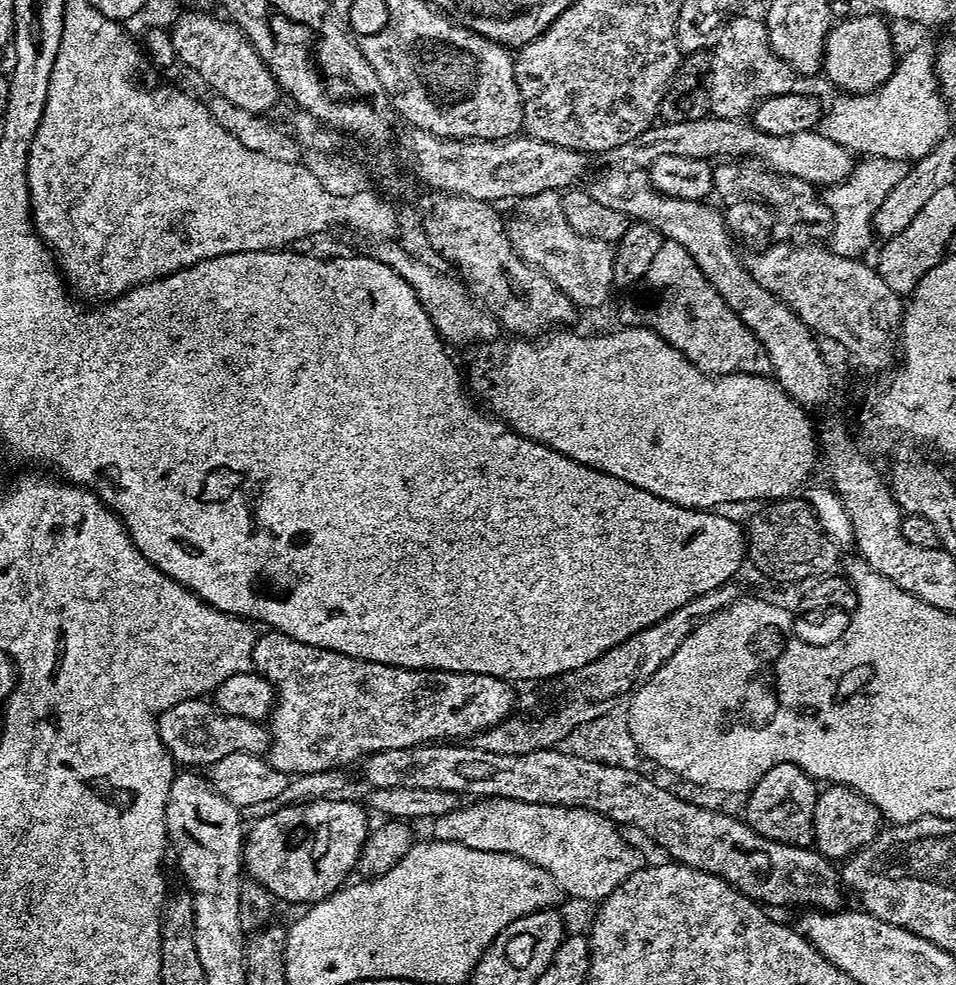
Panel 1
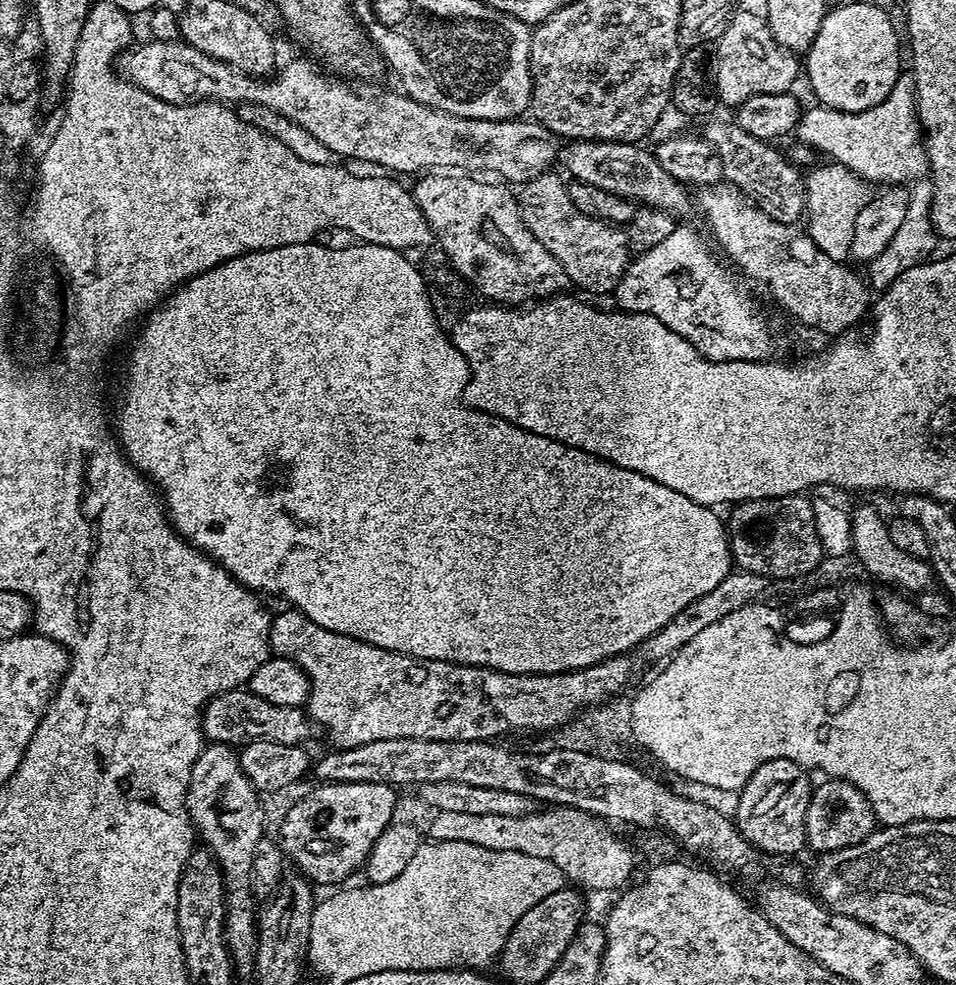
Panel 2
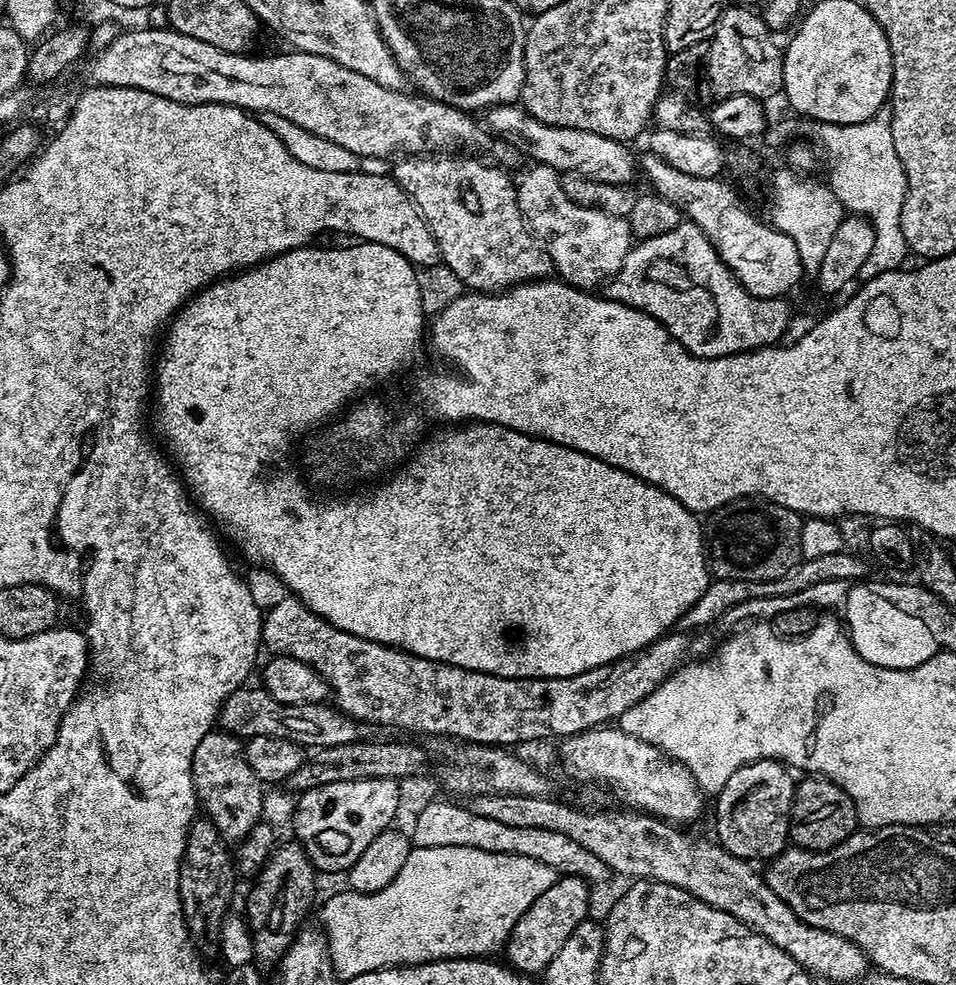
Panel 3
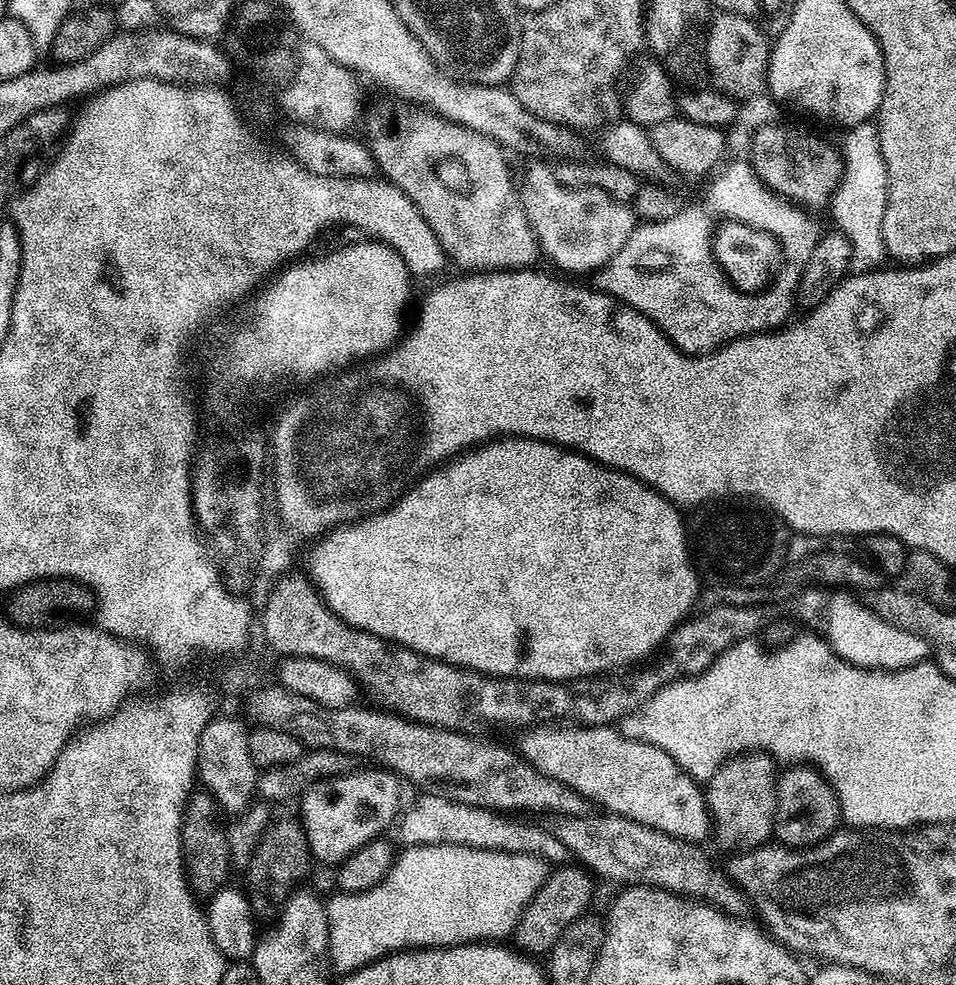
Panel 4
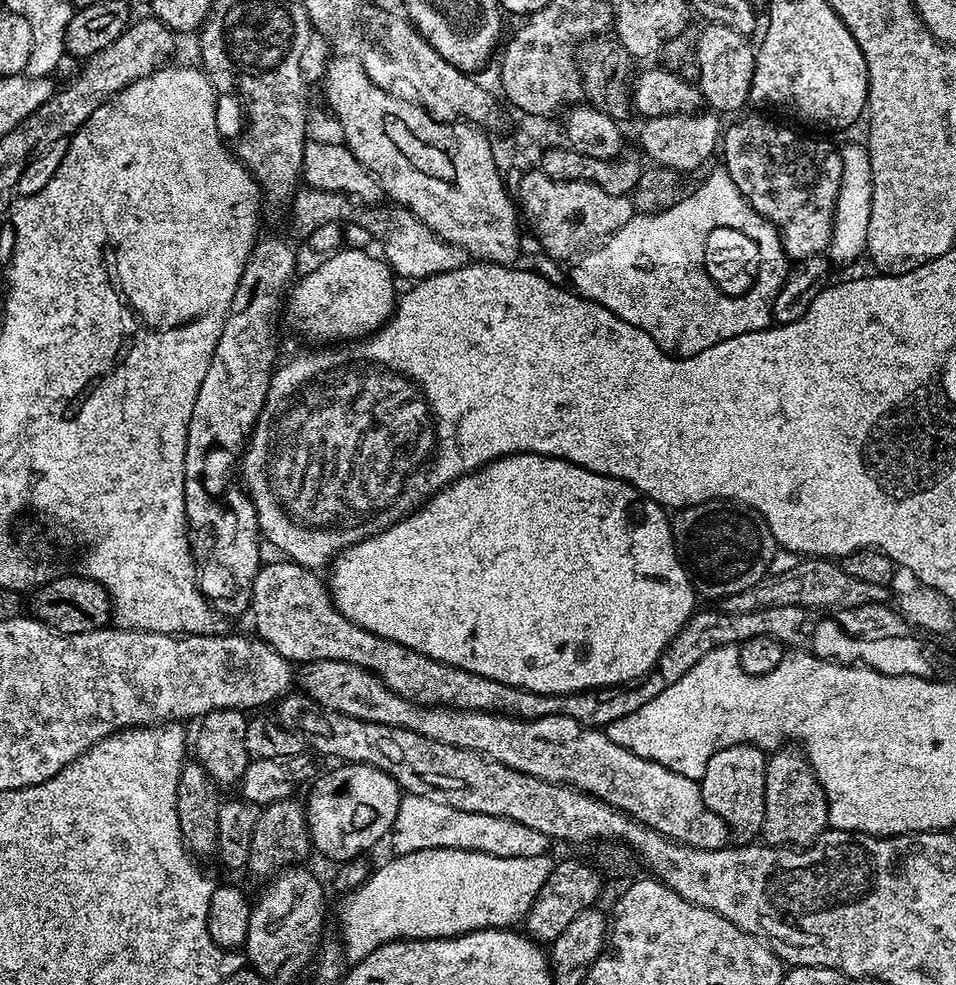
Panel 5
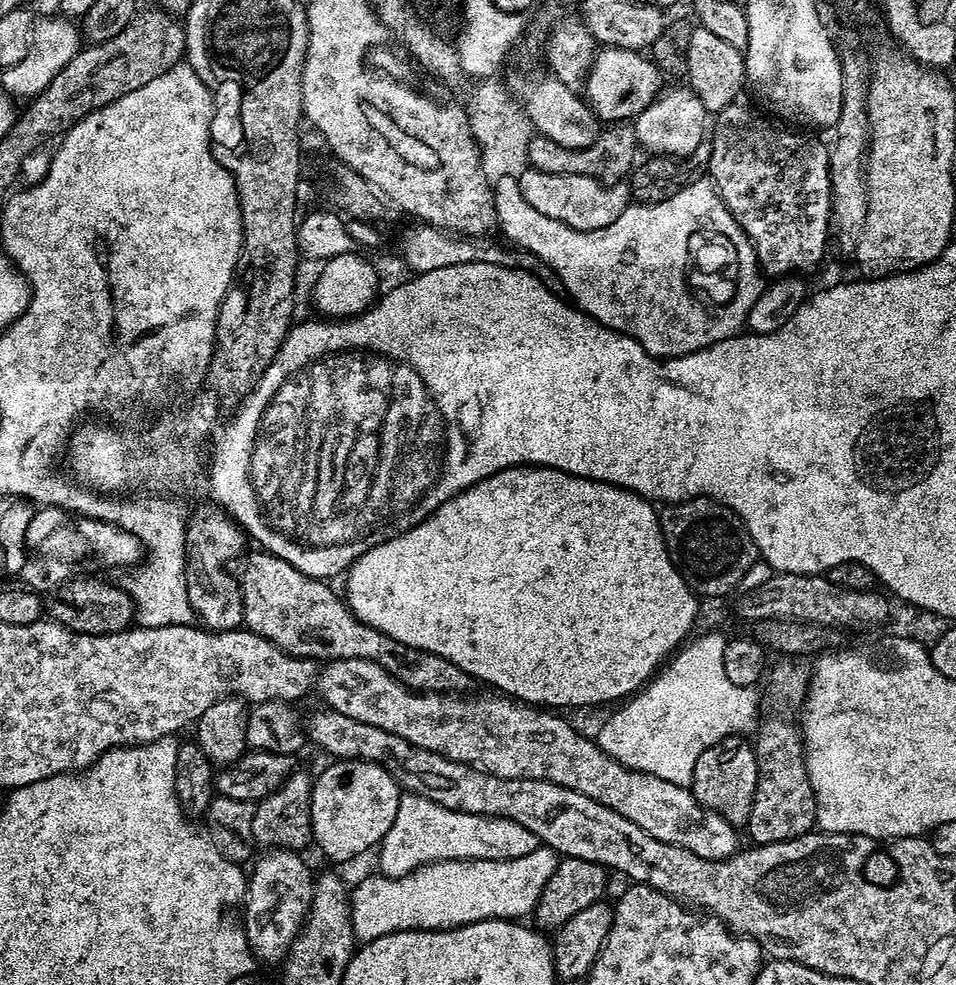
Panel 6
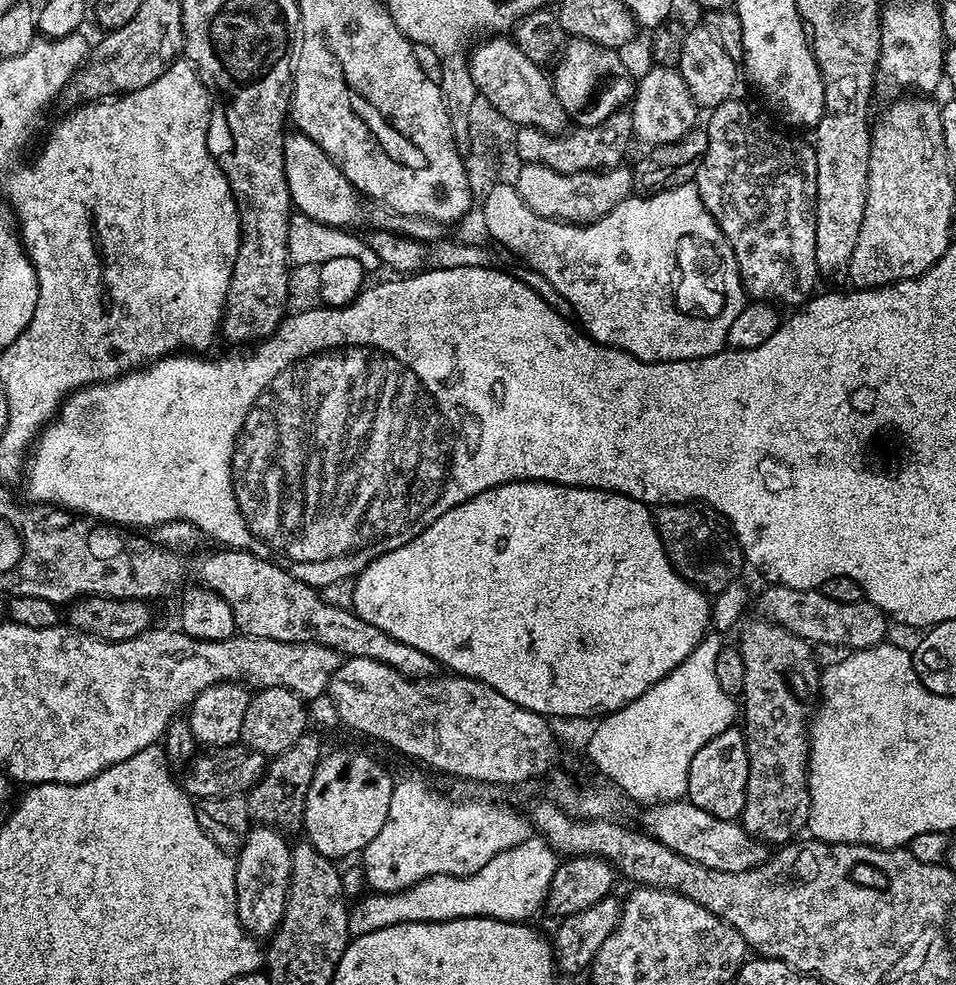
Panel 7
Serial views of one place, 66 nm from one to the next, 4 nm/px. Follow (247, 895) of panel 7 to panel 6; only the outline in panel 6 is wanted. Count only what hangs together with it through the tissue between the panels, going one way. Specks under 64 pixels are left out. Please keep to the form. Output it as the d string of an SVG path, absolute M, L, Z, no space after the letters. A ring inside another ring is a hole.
M274 848L260 855L255 857L251 865L252 872L250 868L246 876L242 897L242 931L248 940L252 955L261 965L279 965L285 959L292 940L299 935L301 925L308 915L314 872L304 865L303 855L289 852L284 848Z

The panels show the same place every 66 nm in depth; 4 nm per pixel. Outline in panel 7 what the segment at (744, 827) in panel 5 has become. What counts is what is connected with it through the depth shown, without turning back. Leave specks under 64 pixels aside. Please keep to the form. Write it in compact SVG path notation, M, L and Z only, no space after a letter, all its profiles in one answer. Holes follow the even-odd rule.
M739 727L722 730L690 762L688 771L688 790L686 798L694 806L714 814L719 820L736 820L744 809L744 791L748 781L748 755L746 738Z

